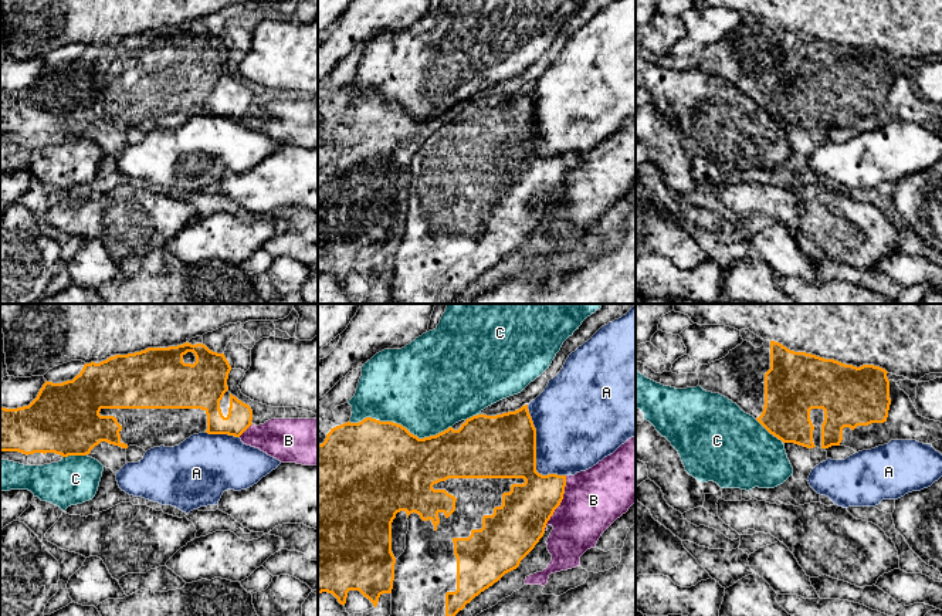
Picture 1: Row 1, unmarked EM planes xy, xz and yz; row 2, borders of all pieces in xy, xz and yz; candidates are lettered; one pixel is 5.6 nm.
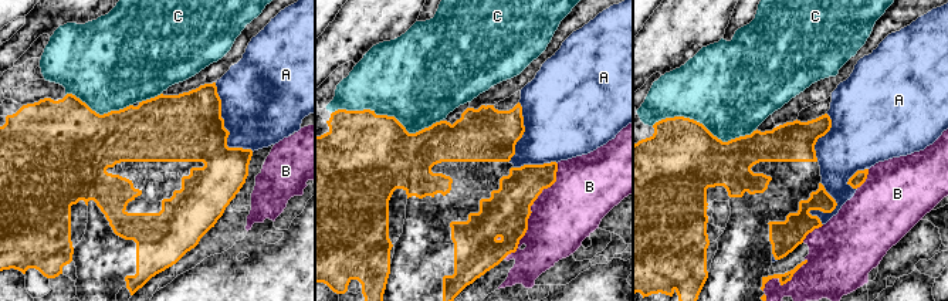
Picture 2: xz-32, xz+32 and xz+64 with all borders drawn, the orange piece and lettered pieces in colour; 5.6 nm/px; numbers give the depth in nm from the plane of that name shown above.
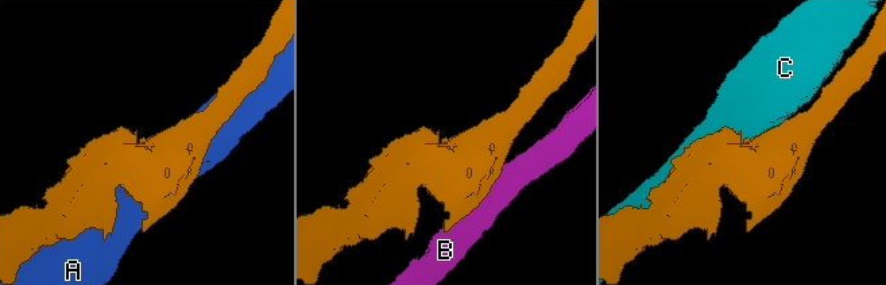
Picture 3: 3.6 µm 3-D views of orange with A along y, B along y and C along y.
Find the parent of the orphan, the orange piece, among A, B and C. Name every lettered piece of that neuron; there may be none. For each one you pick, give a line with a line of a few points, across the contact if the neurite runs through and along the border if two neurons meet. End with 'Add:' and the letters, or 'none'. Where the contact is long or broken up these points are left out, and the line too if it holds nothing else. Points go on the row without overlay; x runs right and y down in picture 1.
Add: none

